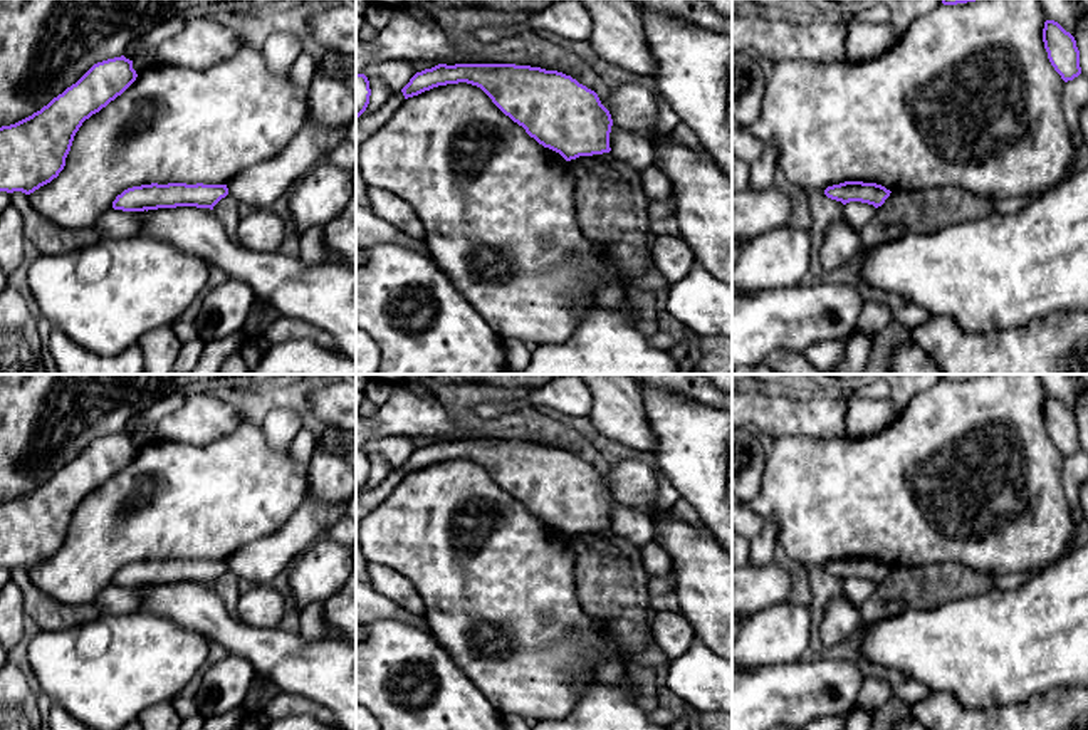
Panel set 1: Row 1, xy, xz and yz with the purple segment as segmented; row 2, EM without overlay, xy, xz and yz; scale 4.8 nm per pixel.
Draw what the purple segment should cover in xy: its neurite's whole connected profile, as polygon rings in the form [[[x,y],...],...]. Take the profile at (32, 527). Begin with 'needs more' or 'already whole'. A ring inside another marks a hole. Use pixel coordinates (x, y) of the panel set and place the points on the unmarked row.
already whole; [[[124,431],[94,440],[76,460],[32,492],[0,503],[0,567],[25,571],[65,542],[79,503],[121,472],[138,450]]]

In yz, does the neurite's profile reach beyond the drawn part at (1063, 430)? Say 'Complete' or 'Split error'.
Complete

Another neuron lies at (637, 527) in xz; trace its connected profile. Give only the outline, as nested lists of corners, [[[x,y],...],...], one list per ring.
[[[615,498],[609,508],[611,530],[630,540],[636,547],[643,547],[653,540],[653,519],[648,514],[636,512],[618,503]]]

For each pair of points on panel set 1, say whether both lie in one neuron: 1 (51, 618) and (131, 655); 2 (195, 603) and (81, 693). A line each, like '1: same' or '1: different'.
1: different
2: different

